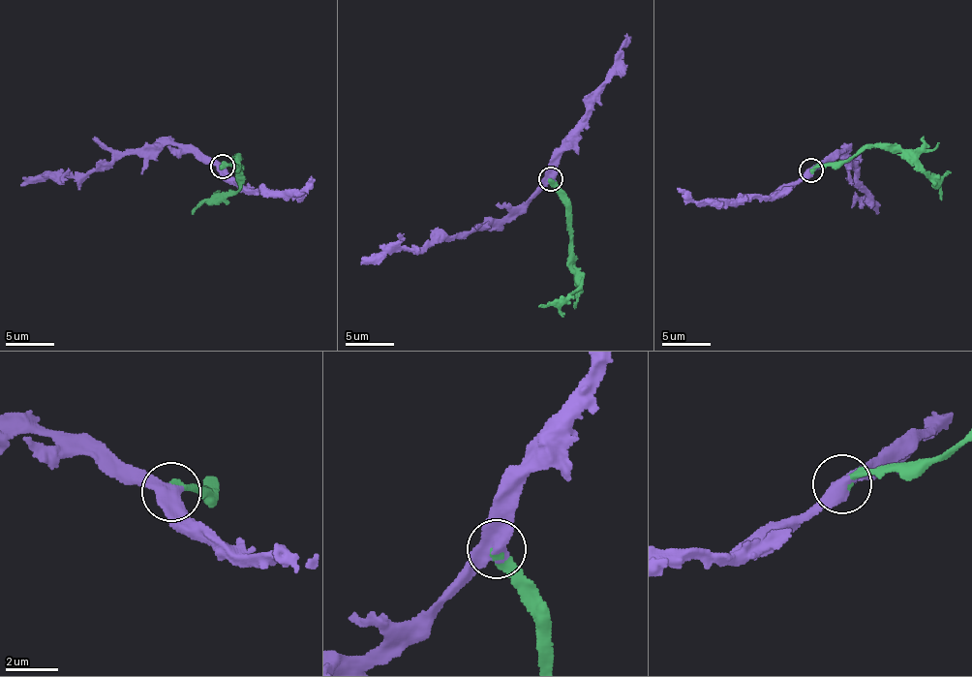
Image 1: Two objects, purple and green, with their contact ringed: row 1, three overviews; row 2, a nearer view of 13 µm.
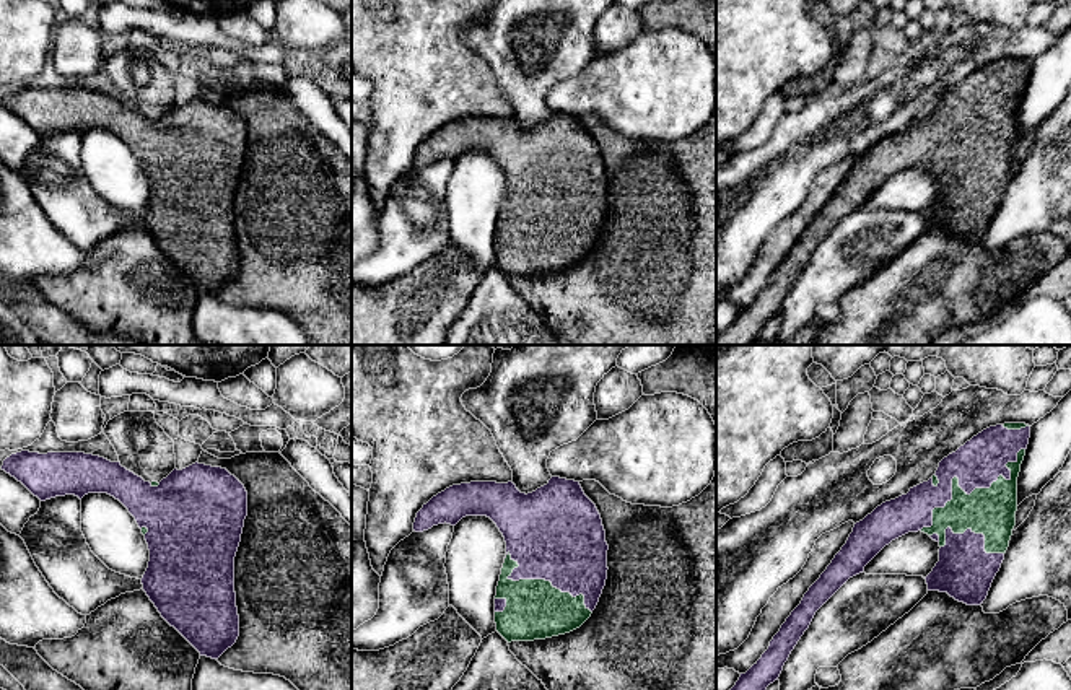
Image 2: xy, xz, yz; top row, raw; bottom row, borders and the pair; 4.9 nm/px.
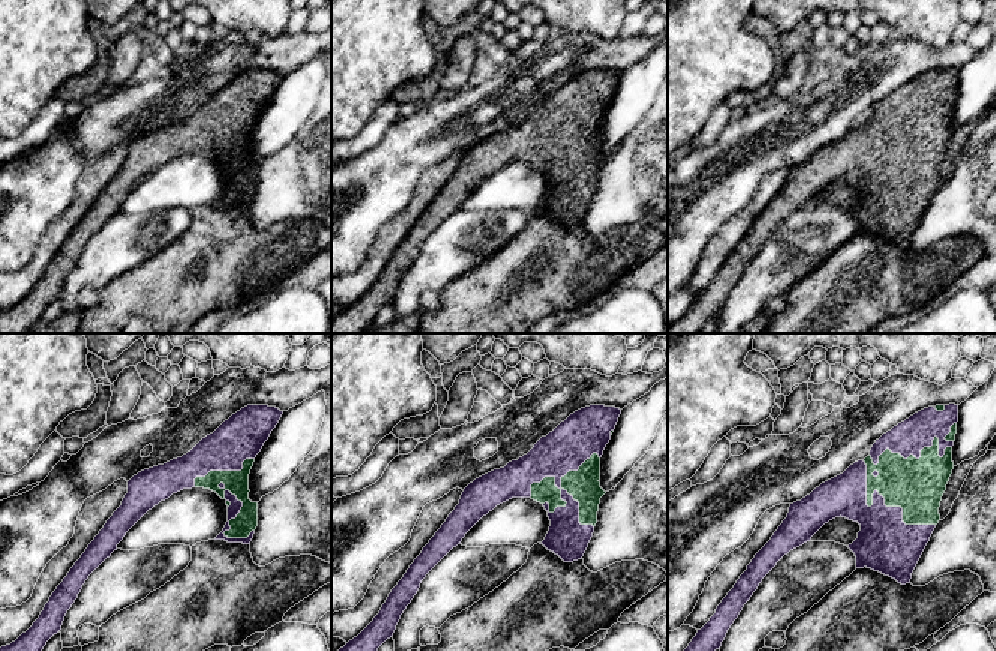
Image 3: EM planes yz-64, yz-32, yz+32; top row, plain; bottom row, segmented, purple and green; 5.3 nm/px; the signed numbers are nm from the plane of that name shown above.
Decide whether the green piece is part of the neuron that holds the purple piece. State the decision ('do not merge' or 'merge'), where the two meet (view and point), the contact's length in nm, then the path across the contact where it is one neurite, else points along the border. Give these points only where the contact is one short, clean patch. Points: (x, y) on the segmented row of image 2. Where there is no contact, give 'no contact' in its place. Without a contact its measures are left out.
merge; meets purple in yz at (964, 490); contact 650 nm long

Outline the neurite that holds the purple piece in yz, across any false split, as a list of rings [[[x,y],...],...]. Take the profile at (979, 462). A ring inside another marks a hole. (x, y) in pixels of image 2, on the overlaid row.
[[[1004,423],[983,430],[939,462],[936,474],[907,495],[885,501],[856,522],[846,544],[804,594],[768,649],[731,690],[767,690],[778,680],[791,651],[809,628],[815,612],[892,540],[908,532],[925,532],[939,544],[939,561],[925,578],[928,591],[947,592],[967,605],[980,605],[1001,568],[1017,511],[1017,477],[1030,438],[1025,423]]]

